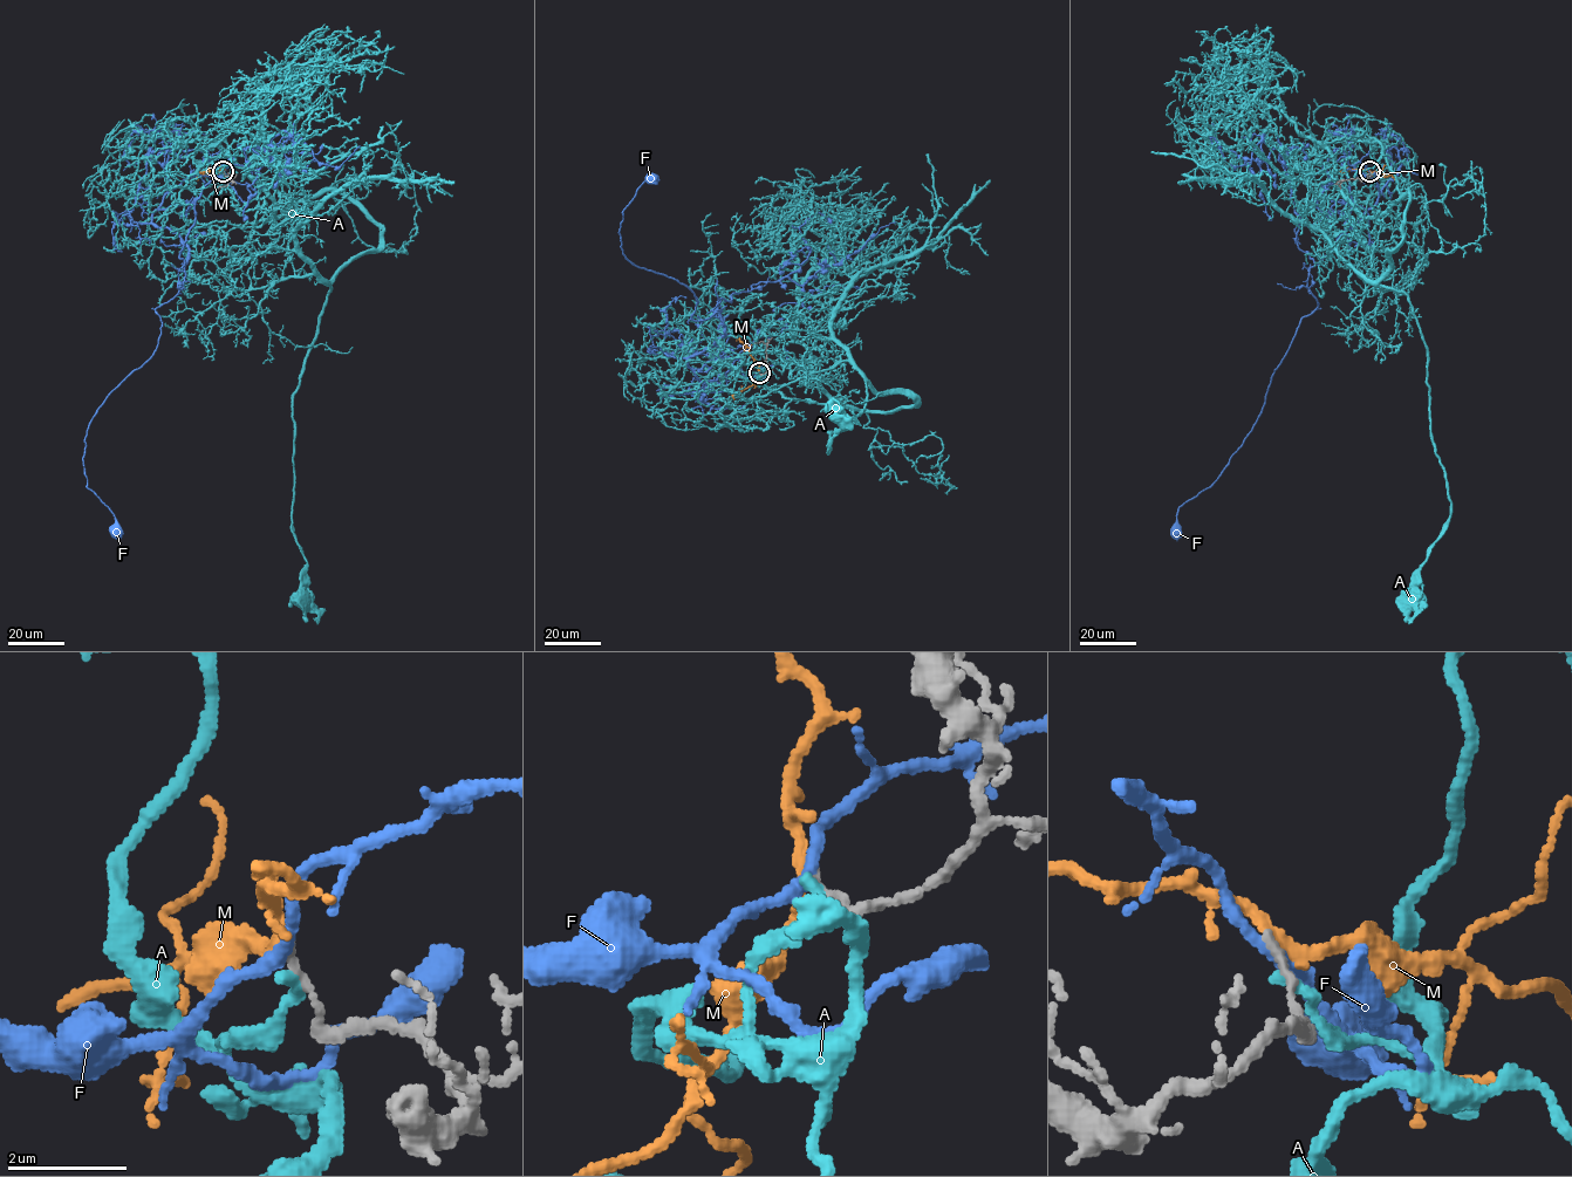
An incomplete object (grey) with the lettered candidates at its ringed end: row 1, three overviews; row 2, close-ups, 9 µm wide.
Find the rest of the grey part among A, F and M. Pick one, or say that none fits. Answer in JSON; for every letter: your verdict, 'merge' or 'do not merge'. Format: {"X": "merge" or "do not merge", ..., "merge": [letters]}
{"A": "do not merge", "F": "do not merge", "M": "merge", "merge": ["M"]}

